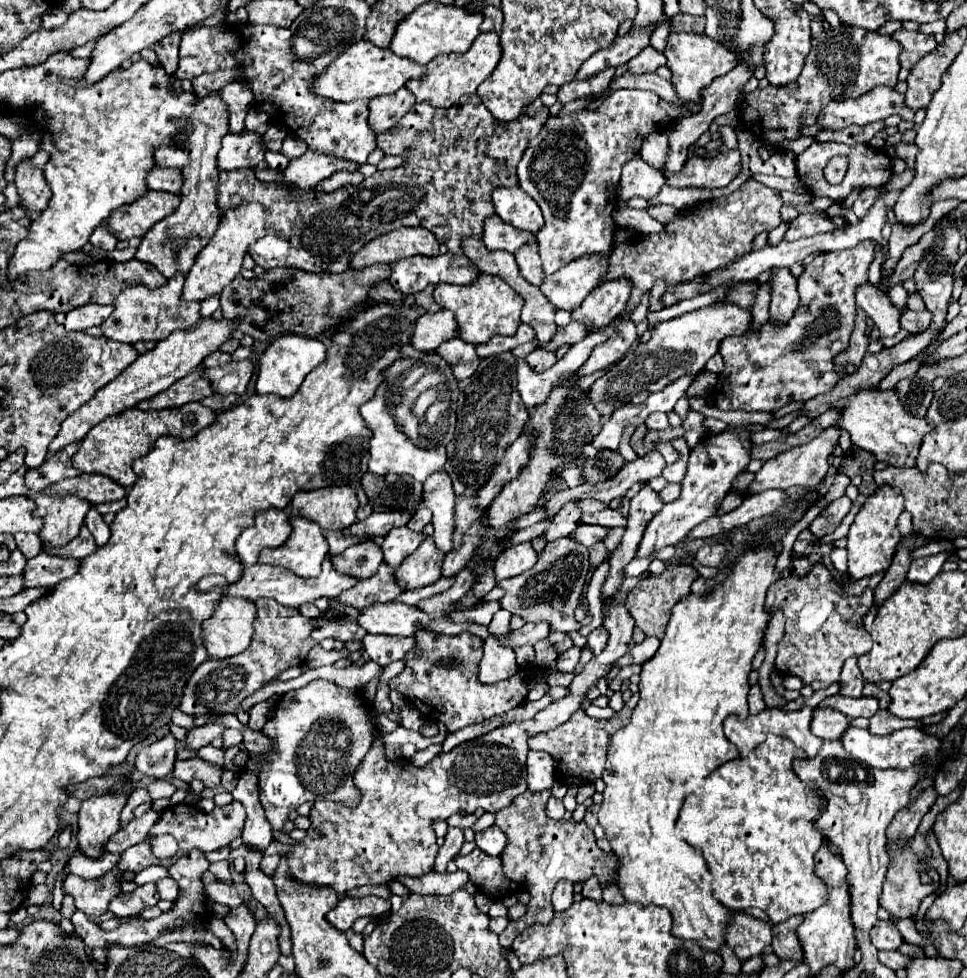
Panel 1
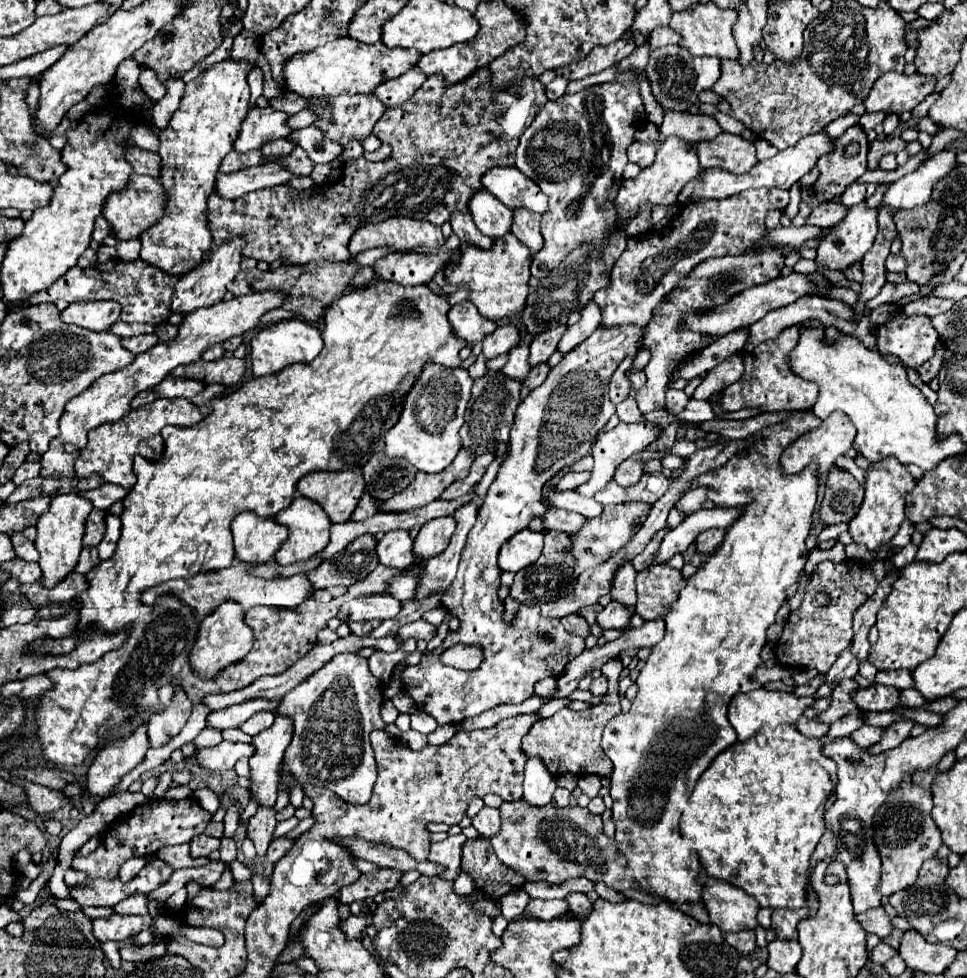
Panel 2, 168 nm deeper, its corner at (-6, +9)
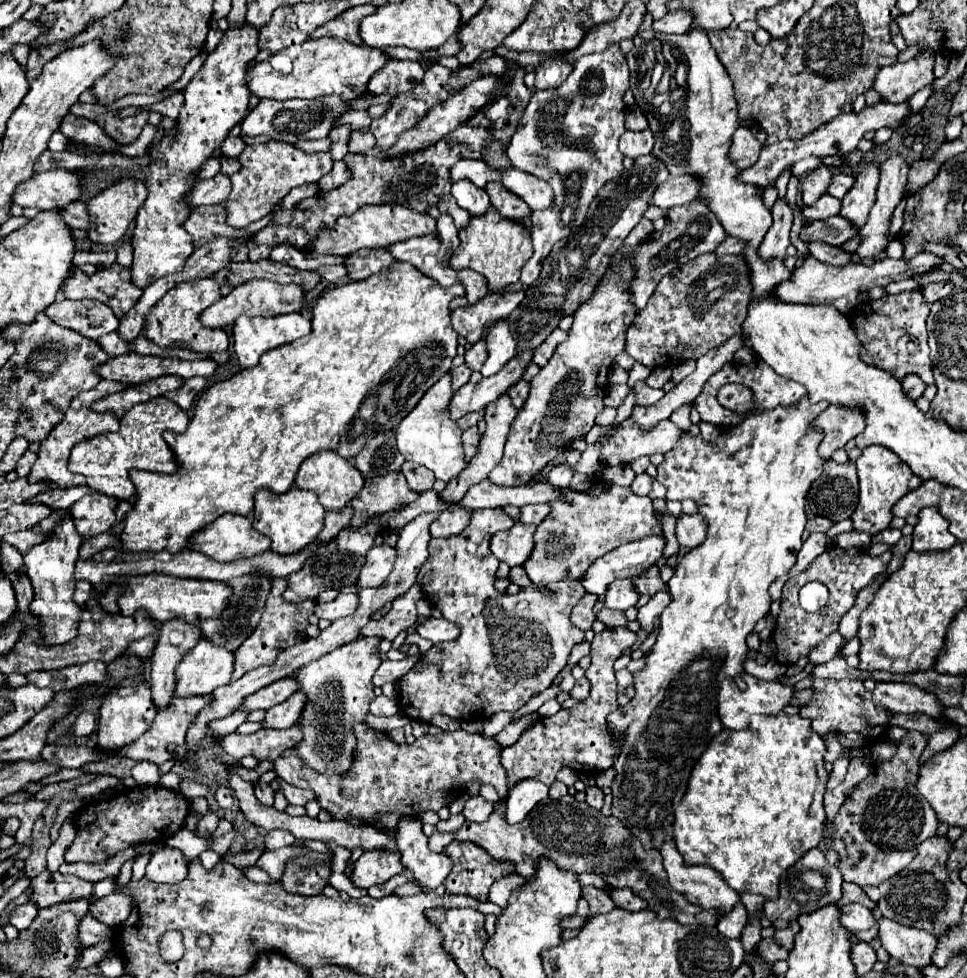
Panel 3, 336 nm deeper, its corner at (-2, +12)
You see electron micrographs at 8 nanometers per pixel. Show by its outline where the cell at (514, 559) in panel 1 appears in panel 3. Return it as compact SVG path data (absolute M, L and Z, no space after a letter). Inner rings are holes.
M517 522L513 528L497 532L491 538L489 548L497 560L509 566L521 566L521 562L525 562L533 550L533 530L533 524Z

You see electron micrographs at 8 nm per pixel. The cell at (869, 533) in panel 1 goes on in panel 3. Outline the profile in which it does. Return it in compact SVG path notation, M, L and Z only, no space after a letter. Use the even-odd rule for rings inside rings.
M885 446L863 448L863 454L857 458L855 464L857 464L857 474L859 474L861 494L859 494L859 504L851 516L853 528L875 536L881 530L889 528L889 522L893 518L891 508L895 502L899 502L907 494L907 484L909 484L913 472L895 452L887 450Z

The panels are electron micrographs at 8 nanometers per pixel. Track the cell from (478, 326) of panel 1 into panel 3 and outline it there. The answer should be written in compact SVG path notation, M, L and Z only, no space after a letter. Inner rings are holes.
M489 208L481 218L471 218L469 224L459 230L459 248L451 254L451 268L471 268L479 274L483 274L489 280L489 290L501 290L511 282L519 280L521 266L531 258L533 246L531 246L531 232L521 226L521 222L501 218L495 208Z

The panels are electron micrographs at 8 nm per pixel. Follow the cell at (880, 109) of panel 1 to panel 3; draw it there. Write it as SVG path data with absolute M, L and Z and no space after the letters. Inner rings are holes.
M917 54L917 58L893 66L885 66L877 74L877 82L873 90L881 94L885 102L903 102L909 100L915 92L935 80L933 76L933 56L931 54Z

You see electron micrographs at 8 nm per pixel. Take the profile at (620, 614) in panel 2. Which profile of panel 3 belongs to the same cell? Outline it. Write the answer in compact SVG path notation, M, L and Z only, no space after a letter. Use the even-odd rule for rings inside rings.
M615 580L609 584L605 594L605 606L615 610L627 610L629 606L635 606L637 600L639 596L633 586L633 580Z

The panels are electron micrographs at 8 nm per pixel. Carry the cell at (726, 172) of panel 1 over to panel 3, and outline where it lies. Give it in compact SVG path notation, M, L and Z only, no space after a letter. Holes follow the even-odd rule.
M739 126L733 134L733 144L731 144L733 162L745 170L757 162L759 150L761 150L761 142L751 134L747 126Z

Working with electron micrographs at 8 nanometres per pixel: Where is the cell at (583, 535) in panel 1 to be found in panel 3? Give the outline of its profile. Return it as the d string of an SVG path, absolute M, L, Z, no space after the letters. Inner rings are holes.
M529 504L519 508L519 522L523 524L537 524L543 522L545 514L549 514L551 506L549 504Z

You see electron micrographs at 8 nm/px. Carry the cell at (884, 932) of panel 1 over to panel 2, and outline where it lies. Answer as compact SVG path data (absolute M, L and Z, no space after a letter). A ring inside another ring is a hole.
M883 907L869 909L869 911L861 913L861 917L857 917L857 921L861 923L861 927L863 927L867 933L875 933L875 935L879 935L881 939L889 937L891 931L893 931L891 917L885 913Z

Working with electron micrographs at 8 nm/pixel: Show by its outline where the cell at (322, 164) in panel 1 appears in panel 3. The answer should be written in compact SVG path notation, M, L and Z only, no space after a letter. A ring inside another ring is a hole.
M219 172L215 178L197 180L193 184L193 190L189 190L189 194L185 196L185 202L189 202L189 208L199 208L219 204L227 196L229 196L229 176Z

